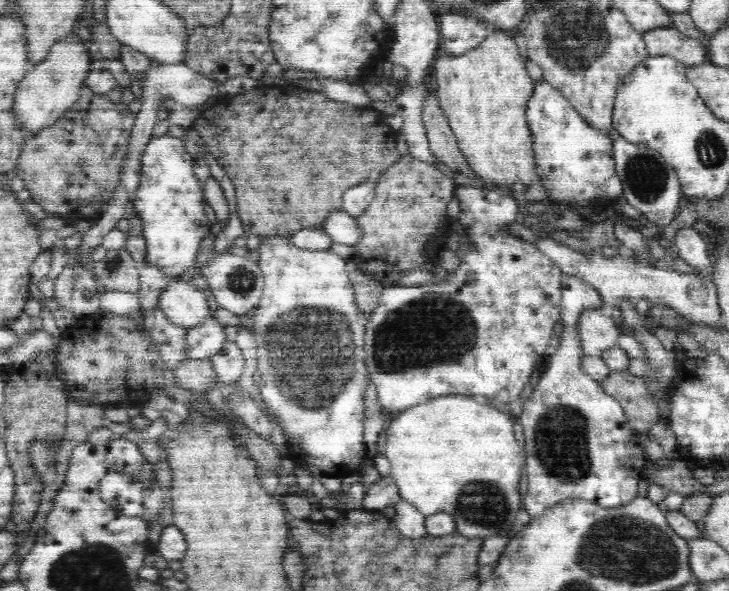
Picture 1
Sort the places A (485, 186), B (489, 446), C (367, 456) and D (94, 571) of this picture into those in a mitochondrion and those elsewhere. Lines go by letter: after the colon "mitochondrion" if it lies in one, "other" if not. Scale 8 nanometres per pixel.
A: other
B: other
C: other
D: mitochondrion

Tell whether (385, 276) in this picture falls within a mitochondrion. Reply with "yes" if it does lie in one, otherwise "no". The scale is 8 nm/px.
no

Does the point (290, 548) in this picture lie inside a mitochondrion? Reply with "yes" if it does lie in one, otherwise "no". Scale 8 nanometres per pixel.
no

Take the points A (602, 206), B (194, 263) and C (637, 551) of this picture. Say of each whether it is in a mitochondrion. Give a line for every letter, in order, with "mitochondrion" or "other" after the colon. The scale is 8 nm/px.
A: other
B: other
C: mitochondrion

